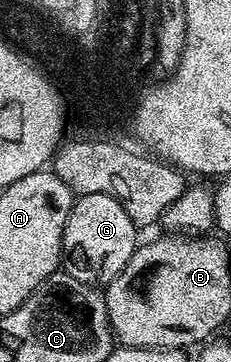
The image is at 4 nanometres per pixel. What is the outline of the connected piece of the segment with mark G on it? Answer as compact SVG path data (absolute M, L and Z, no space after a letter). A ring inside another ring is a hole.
M79 195L72 202L72 210L66 219L62 235L63 272L70 274L82 283L95 286L96 281L111 283L113 279L130 263L138 244L138 226L126 215L126 207L110 195Z

